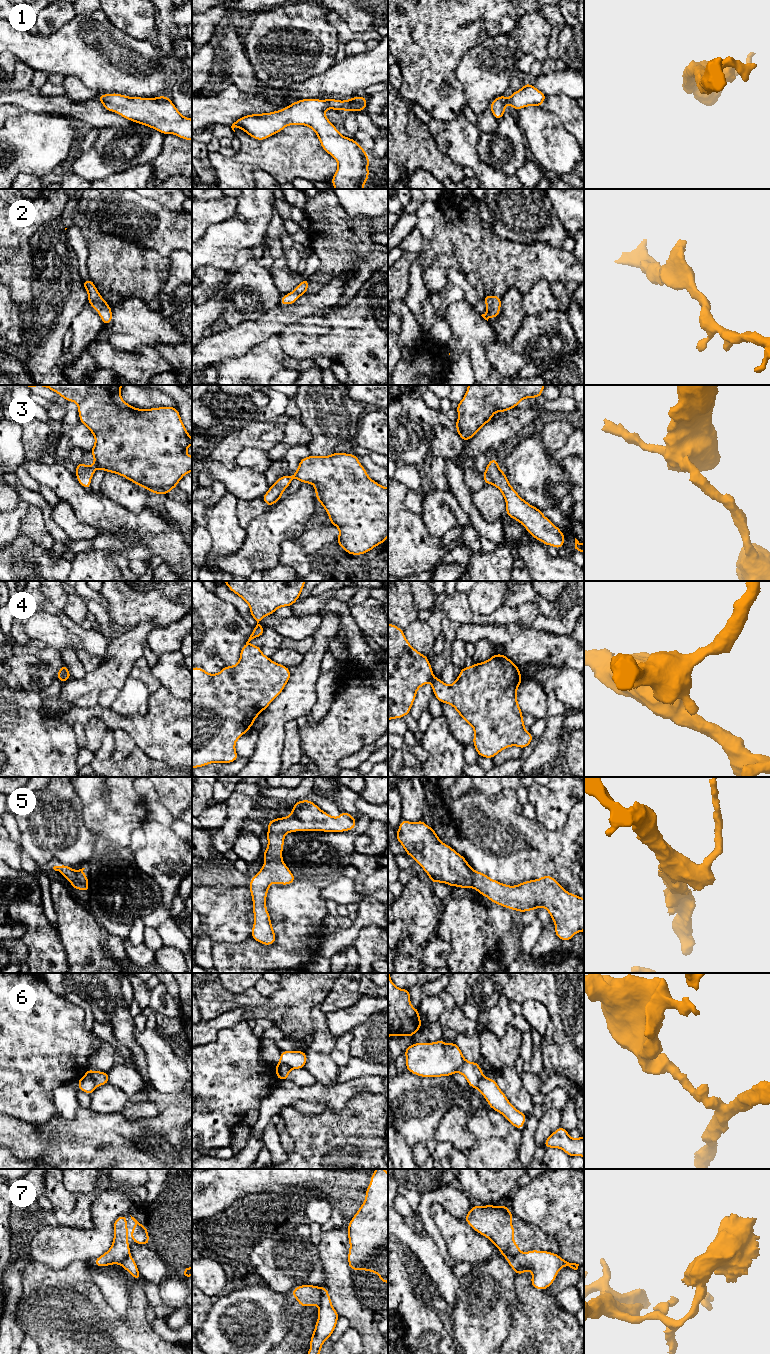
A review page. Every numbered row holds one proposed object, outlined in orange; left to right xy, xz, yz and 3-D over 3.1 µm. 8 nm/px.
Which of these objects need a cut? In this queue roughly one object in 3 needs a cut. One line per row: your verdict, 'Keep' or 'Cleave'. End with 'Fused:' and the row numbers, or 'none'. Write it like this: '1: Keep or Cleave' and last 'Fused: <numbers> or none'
1: Keep
2: Keep
3: Keep
4: Cleave
5: Keep
6: Cleave
7: Cleave
Fused: 4, 6, 7

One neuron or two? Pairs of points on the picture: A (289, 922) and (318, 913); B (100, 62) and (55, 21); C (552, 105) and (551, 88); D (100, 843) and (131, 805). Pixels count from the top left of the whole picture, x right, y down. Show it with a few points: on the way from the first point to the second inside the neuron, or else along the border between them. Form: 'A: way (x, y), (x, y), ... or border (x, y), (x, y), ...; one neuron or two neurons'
A: way (296, 916), (299, 913), (311, 913); one neuron
B: border (76, 15), (48, 34), (41, 34), (39, 32); two neurons
C: border (547, 95), (564, 92), (573, 98); two neurons
D: border (92, 832), (101, 834), (123, 848); two neurons

